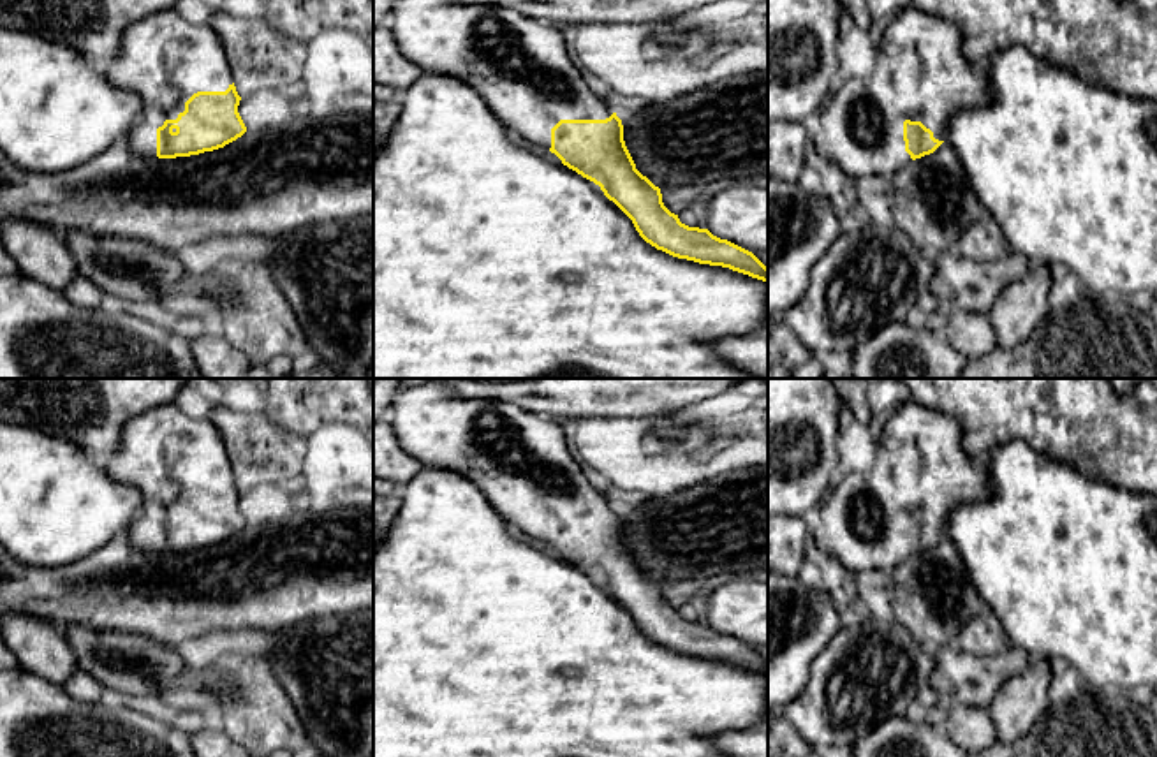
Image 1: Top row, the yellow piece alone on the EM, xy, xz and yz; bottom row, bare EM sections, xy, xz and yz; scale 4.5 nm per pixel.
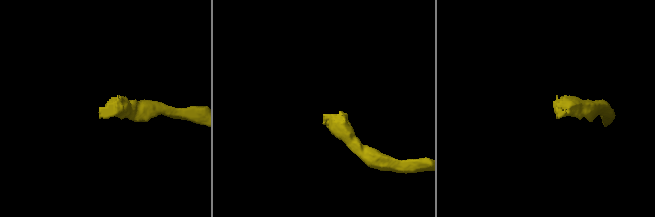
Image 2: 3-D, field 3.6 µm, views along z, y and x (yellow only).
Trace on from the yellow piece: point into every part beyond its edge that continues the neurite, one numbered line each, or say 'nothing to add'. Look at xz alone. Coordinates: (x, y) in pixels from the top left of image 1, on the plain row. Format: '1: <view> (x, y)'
1: xz (522, 462)

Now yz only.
1: yz (920, 469)

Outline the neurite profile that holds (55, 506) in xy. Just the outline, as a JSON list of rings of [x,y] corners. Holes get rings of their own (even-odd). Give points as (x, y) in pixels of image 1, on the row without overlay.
[[[0,423],[0,544],[21,563],[58,567],[125,535],[143,496],[62,437]]]

